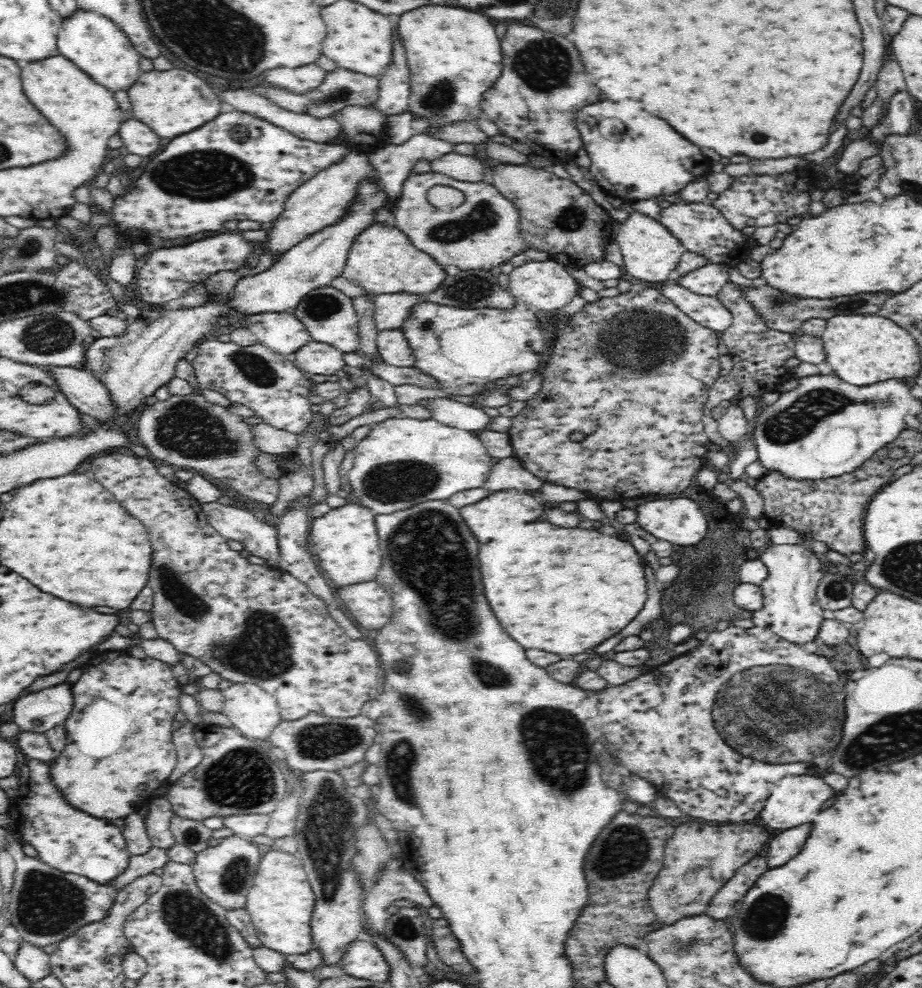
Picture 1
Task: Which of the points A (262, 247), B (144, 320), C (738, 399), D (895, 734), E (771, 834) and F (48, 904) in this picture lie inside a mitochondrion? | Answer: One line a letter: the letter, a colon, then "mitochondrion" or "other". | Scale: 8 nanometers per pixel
A: other
B: mitochondrion
C: other
D: mitochondrion
E: other
F: mitochondrion

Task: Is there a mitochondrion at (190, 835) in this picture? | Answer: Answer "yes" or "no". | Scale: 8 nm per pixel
yes

